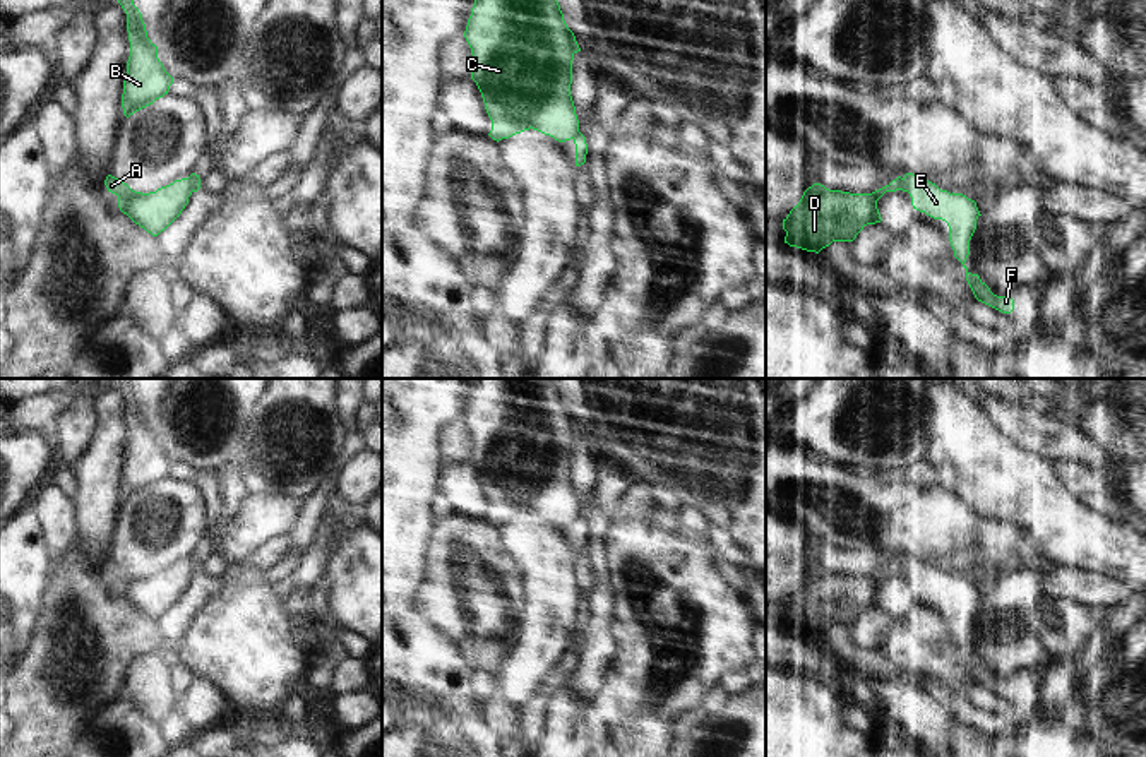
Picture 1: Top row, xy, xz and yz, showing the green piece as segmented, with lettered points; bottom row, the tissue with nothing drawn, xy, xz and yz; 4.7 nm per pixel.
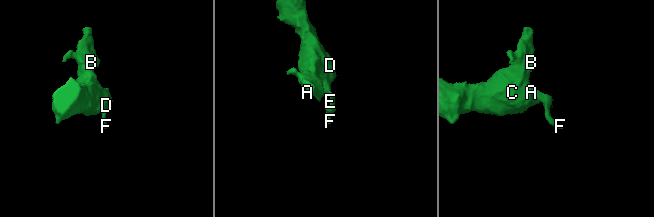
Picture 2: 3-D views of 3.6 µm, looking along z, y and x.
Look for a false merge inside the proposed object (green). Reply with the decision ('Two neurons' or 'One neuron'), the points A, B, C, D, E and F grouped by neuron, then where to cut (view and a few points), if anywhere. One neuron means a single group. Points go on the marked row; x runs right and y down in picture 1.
Two neurons. Groups: A B C D / E F. Split along yz (903, 178), (907, 190)

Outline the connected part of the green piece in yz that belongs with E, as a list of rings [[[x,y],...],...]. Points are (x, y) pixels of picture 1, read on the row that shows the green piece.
[[[906,173],[904,175],[904,182],[906,182],[906,192],[910,194],[911,197],[911,206],[913,209],[920,211],[920,212],[925,212],[927,216],[934,218],[934,219],[942,219],[947,223],[949,226],[949,241],[951,241],[951,247],[954,250],[954,257],[963,264],[963,267],[966,269],[966,281],[975,295],[975,298],[1002,313],[1011,313],[1014,310],[1014,300],[1011,296],[997,296],[990,291],[990,288],[980,279],[978,274],[971,274],[968,271],[968,267],[964,265],[968,255],[970,255],[970,240],[976,229],[976,219],[982,216],[978,207],[976,207],[976,202],[968,199],[966,195],[963,194],[949,194],[947,190],[940,190],[935,183],[925,180],[923,176],[920,175],[913,175],[913,173]]]

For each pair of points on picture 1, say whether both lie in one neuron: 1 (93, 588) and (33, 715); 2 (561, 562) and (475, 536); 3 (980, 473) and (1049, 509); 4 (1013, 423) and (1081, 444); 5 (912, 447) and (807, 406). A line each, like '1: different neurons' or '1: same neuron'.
1: same neuron
2: different neurons
3: same neuron
4: same neuron
5: same neuron

